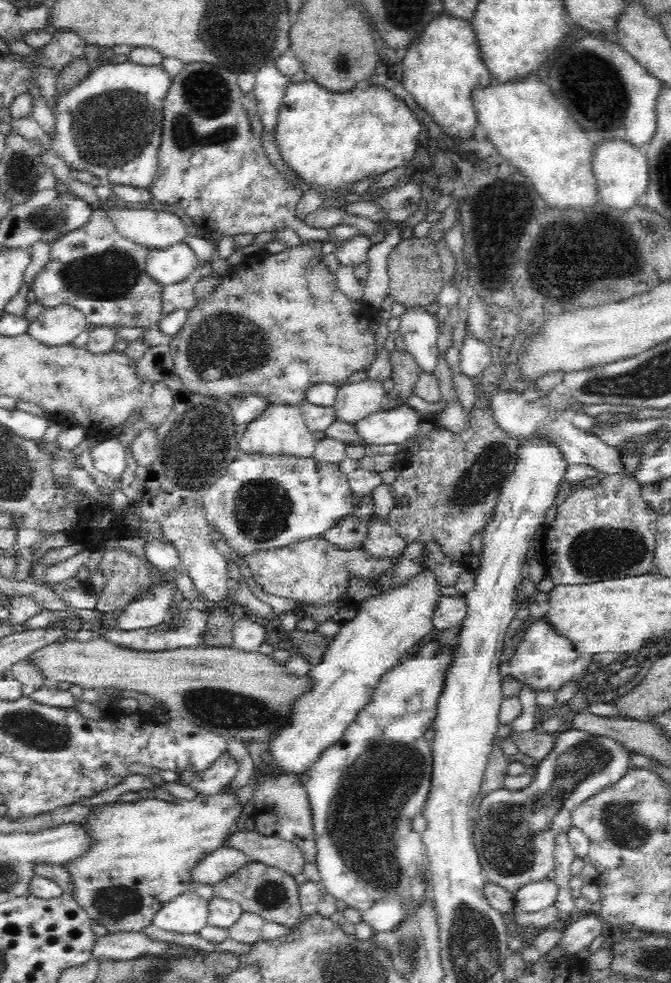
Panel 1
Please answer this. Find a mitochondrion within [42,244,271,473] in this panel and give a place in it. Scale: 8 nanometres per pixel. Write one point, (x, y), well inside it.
(110, 275)

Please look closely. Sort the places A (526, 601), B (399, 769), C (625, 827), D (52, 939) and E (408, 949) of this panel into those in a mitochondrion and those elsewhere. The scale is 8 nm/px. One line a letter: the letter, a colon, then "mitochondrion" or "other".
A: other
B: mitochondrion
C: mitochondrion
D: other
E: mitochondrion

